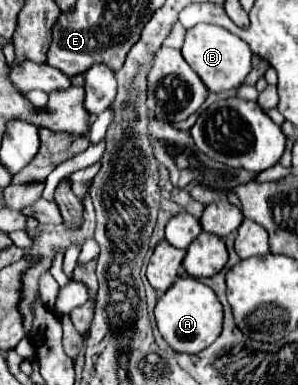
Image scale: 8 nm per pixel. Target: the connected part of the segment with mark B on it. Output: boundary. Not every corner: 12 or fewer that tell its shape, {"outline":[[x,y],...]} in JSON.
{"outline":[[218,25],[186,31],[182,57],[212,93],[240,87],[250,47]]}

